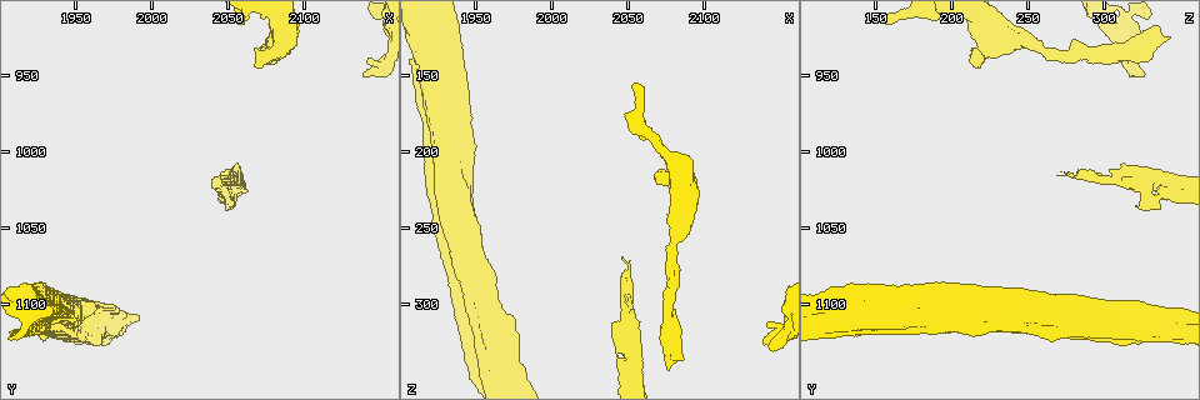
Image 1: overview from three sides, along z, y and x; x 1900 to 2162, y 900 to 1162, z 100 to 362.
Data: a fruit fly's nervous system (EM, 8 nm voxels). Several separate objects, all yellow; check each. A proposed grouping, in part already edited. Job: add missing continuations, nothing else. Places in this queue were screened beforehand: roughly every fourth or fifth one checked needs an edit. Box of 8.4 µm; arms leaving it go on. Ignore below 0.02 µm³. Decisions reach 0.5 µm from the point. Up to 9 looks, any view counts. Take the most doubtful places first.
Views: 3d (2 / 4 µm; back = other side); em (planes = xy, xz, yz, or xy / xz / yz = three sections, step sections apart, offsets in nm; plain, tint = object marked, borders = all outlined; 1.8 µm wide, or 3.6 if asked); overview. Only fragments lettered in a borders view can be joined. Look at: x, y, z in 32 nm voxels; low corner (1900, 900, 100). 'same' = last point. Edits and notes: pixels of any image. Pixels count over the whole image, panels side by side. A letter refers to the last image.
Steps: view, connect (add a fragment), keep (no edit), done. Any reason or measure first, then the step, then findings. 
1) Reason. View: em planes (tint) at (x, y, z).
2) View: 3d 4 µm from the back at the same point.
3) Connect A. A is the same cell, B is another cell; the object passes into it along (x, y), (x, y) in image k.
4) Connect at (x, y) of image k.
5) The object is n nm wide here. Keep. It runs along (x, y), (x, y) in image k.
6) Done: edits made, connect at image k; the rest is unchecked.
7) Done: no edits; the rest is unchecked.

Branch stops here. View: em xz step 8 (borders) at (2138, 948, 326).

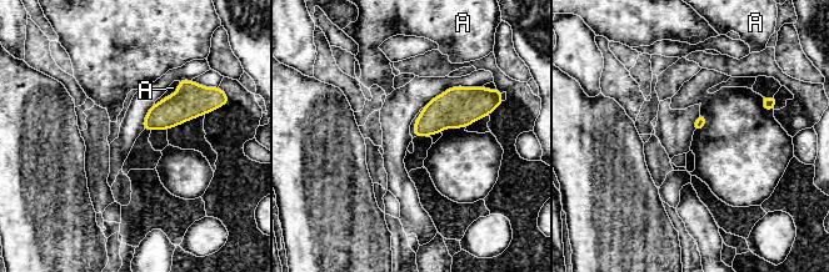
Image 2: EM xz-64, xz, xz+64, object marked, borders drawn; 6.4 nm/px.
The longest contact is with A, 220 nm. Keep. A is another cell; a border runs along (179, 81), (170, 95), (154, 105) in image 2; no lettered fragment goes on from it.

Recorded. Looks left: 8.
Thin end. View: em planes (borders) at (2048, 1016, 274).

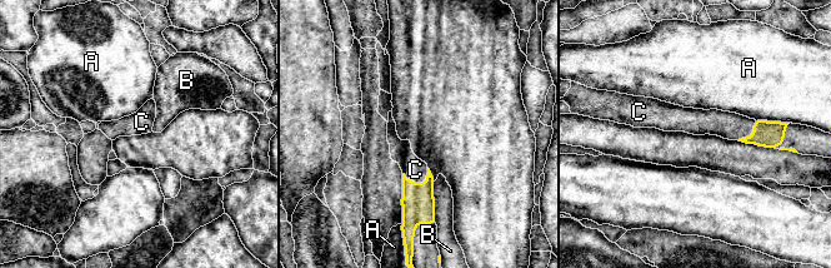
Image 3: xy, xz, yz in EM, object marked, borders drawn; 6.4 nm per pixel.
Connect C. C is the same cell, A and B are other cells; the object passes into it along (417, 206), (420, 184), (415, 169) in image 3; it goes on there.

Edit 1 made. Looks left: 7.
See it whole again. View: overview.

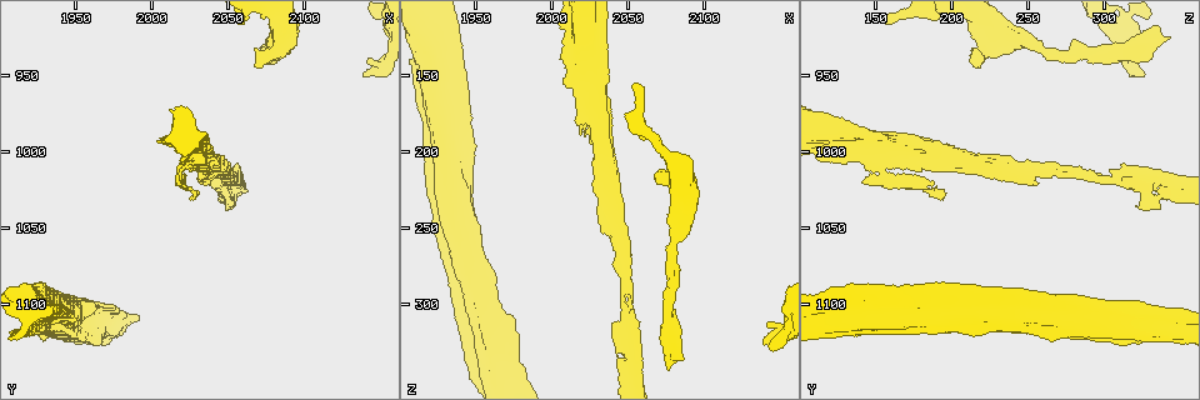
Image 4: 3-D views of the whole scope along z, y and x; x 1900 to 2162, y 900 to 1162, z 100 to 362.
Long arm stops here. View: 3d 4 µm at (2076, 926, 342).

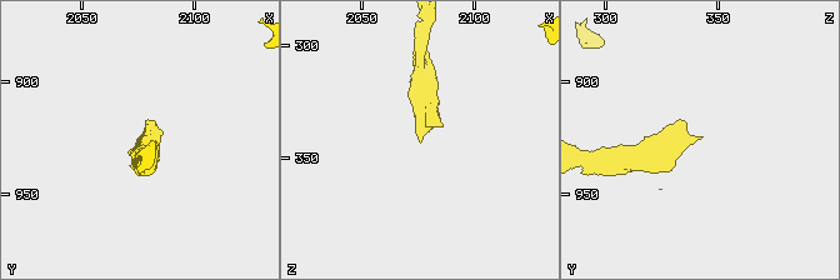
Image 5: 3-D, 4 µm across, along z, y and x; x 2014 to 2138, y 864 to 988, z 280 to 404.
View: em planes (borders) at (2075, 924, 341).

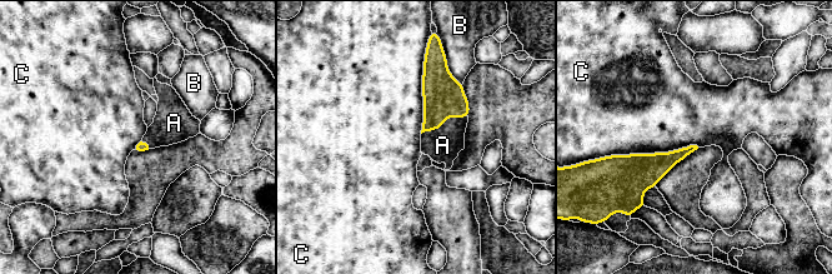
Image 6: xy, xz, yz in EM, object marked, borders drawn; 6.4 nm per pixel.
The longest contact is with C, 550 nm. Connect A. A is the same cell, B and C are other cells; the neuron continues.

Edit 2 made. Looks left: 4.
See it whole again. View: overview.

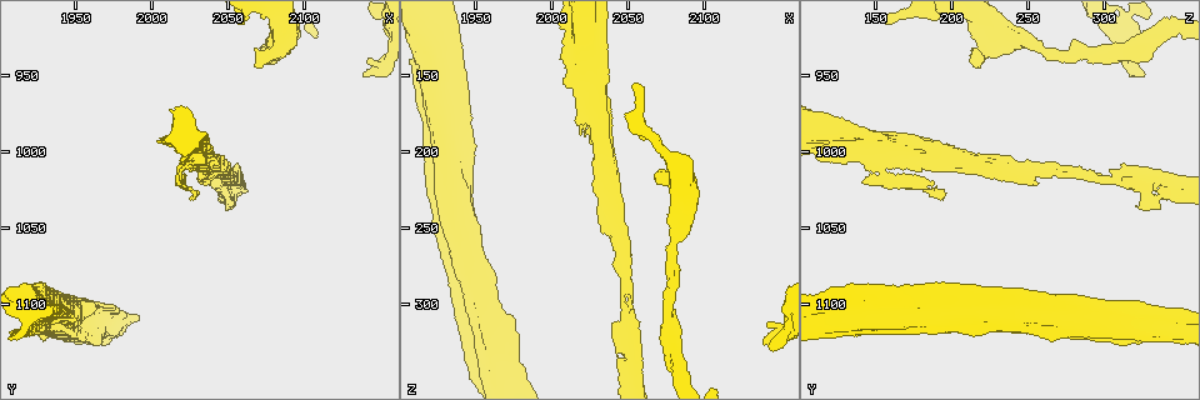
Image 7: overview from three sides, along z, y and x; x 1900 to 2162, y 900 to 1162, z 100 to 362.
Branch stops here. View: 3d 2 µm at (2070, 942, 220).

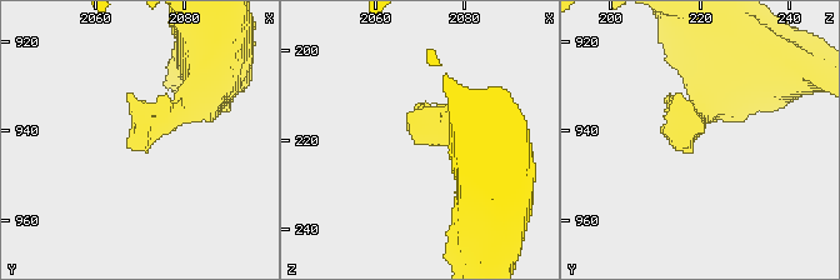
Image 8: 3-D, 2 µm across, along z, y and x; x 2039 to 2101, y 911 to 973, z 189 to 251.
View: em xy step 16 (tint) at (2071, 945, 218).

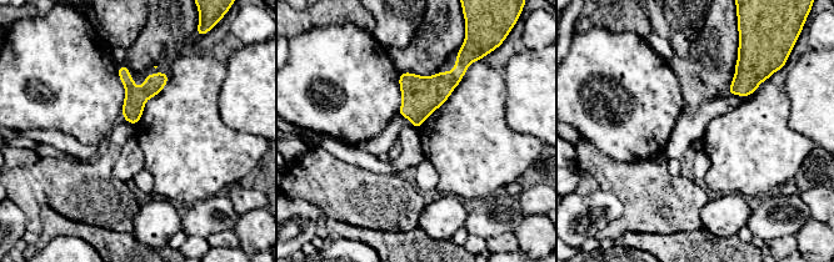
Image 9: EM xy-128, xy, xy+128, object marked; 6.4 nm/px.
View: em xy step 16 (borders) at the same point.

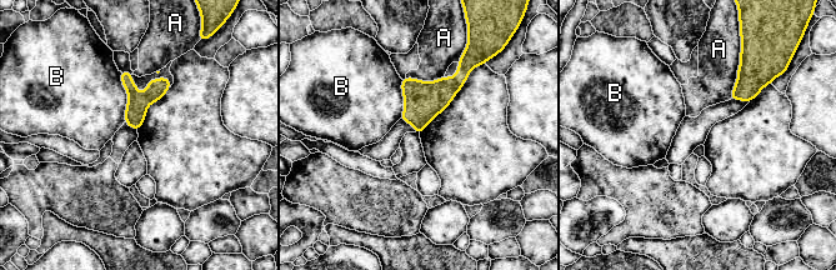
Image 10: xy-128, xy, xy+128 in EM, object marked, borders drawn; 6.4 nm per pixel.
Keep. A and B are other cells; a border runs along (119, 71), (126, 91), (124, 121) in image 10; none of them fits.

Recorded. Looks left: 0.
Done: edits made, connect at image 3, connect at image 6; the rest is unchecked.

